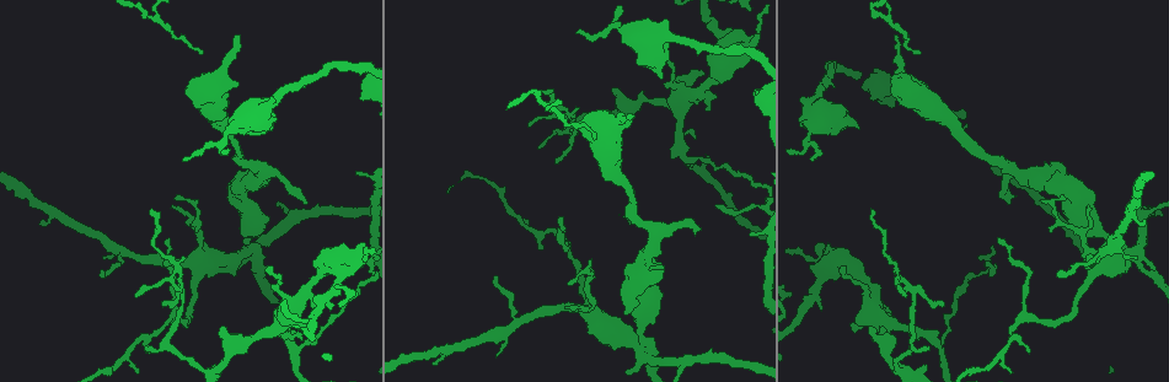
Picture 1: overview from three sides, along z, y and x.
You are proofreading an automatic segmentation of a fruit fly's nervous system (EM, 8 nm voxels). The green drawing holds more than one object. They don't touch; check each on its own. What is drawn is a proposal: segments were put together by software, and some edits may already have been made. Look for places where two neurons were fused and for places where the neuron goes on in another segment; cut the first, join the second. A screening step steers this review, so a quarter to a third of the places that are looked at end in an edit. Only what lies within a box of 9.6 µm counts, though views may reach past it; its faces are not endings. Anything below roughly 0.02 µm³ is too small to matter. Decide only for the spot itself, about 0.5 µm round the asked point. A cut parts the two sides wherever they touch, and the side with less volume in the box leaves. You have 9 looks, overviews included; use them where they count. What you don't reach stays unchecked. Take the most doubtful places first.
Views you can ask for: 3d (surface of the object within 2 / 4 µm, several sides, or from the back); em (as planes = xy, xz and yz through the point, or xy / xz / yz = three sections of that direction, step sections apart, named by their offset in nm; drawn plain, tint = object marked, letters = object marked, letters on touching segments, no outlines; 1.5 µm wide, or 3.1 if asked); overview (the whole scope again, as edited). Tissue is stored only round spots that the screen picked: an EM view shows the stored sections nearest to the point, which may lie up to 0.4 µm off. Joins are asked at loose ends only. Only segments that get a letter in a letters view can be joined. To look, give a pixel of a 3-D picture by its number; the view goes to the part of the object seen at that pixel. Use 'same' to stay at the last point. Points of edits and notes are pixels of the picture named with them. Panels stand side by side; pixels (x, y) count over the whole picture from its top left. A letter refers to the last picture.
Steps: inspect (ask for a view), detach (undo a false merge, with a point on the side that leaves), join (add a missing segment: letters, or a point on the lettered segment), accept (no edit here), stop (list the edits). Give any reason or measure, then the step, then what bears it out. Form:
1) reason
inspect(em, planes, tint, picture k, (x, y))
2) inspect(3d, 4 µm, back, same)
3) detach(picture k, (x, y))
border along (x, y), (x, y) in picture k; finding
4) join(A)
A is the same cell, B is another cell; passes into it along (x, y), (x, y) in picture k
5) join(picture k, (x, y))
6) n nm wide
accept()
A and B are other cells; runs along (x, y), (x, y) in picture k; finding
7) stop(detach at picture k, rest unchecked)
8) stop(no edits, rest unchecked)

four-way junction
inspect(em, planes, tint, picture 1, (1125, 246))

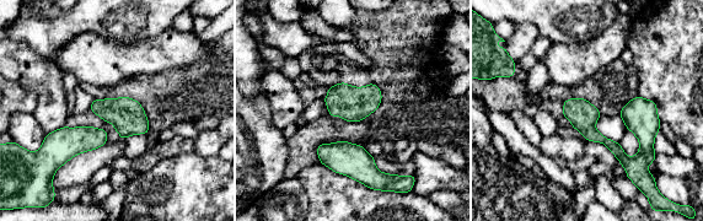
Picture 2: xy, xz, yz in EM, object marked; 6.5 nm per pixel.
inspect(em, planes, letters, same)

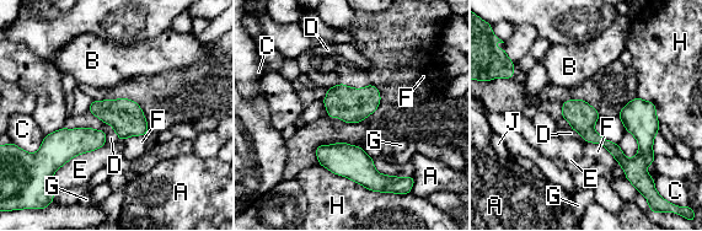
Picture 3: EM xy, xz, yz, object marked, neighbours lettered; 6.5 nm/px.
190 nm wide
detach(picture 3, (639, 119))
A, B, C, D, E, F, G, H and J are other cells; border along (639, 149), (641, 157), (647, 165) in picture 3; two neurons meet here

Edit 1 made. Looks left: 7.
see it whole again
inspect(overview)

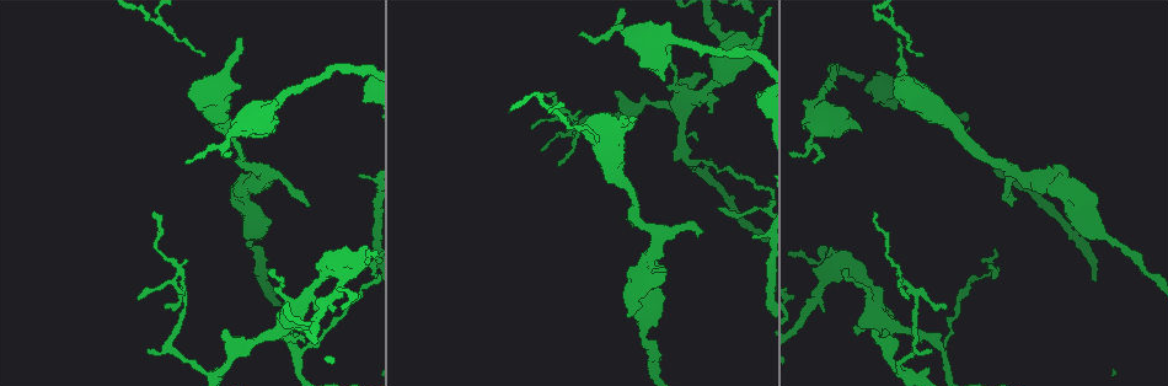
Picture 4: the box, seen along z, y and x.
free end
inspect(3d, 4 µm, picture 4, (898, 40))

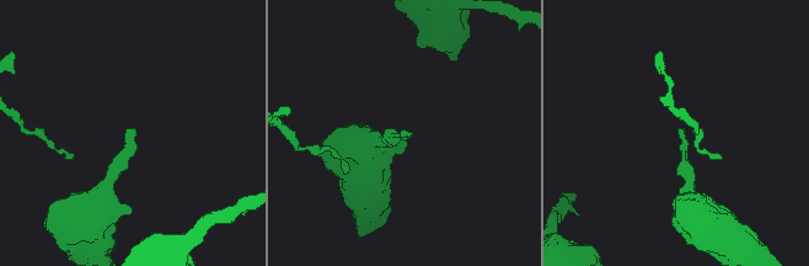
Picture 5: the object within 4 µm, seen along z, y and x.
inspect(em, planes, letters, picture 5, (407, 131))

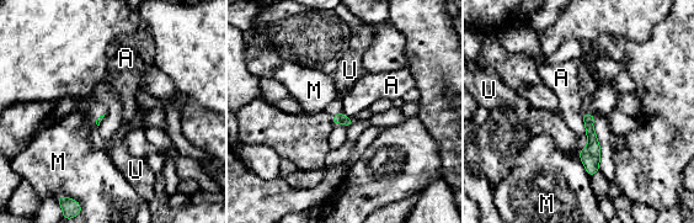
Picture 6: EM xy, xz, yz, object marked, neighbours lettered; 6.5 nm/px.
accept()
A, M and U are other cells; no lettered segment goes on from it

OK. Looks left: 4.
side arm on a straight run
inspect(em, planes, plain, picture 4, (1057, 189))

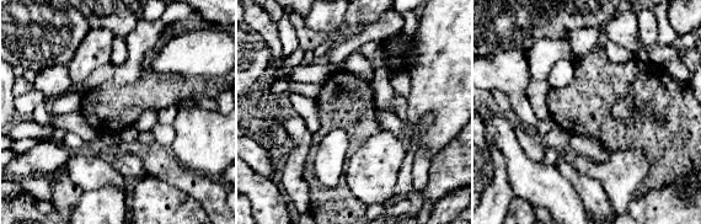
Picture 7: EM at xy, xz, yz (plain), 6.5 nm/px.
inspect(em, planes, letters, same)

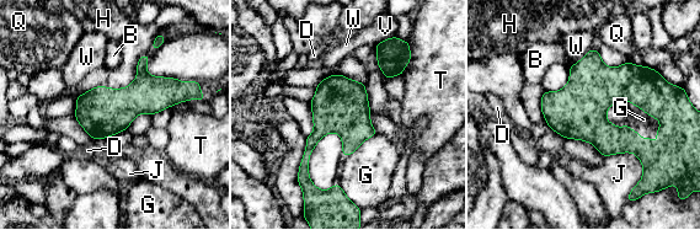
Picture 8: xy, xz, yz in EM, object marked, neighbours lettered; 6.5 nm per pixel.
320 nm wide
accept()
B, D, G, H, J, Q, T, V and W are other cells; border along (377, 133), (367, 138), (348, 156) in picture 8; all the same neuron

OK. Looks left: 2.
inspect(em, planes, letters, picture 4, (894, 315))

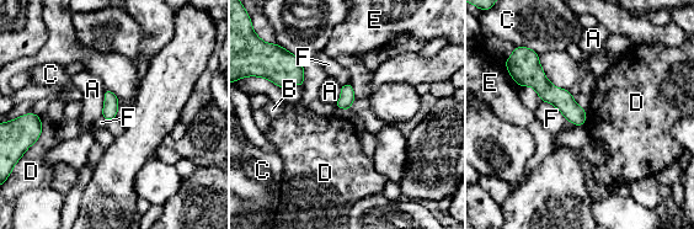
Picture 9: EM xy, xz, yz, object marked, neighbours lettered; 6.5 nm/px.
accept()
A, B, C, D, E and F are other cells; no lettered segment goes on from it

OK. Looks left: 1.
stop(detach at picture 3, rest unchecked)

